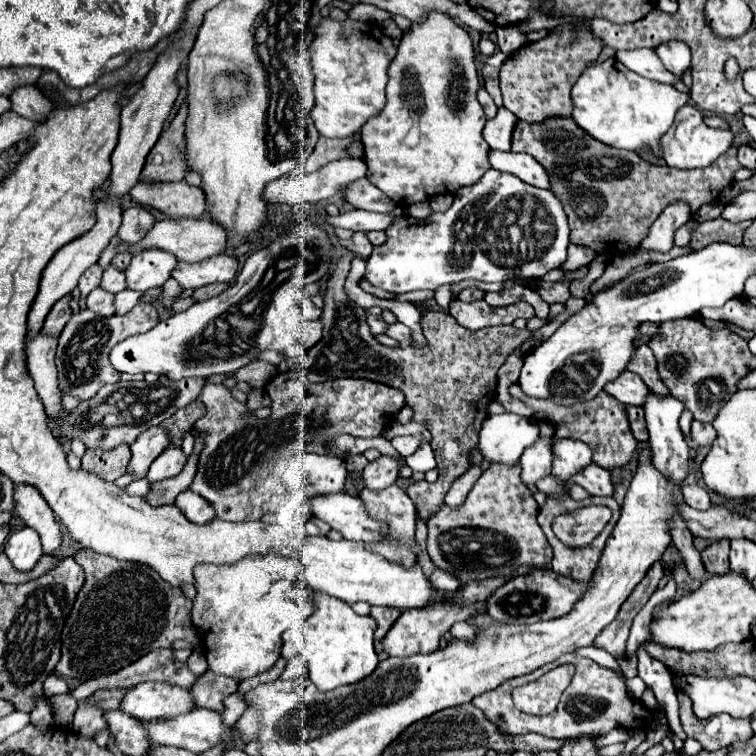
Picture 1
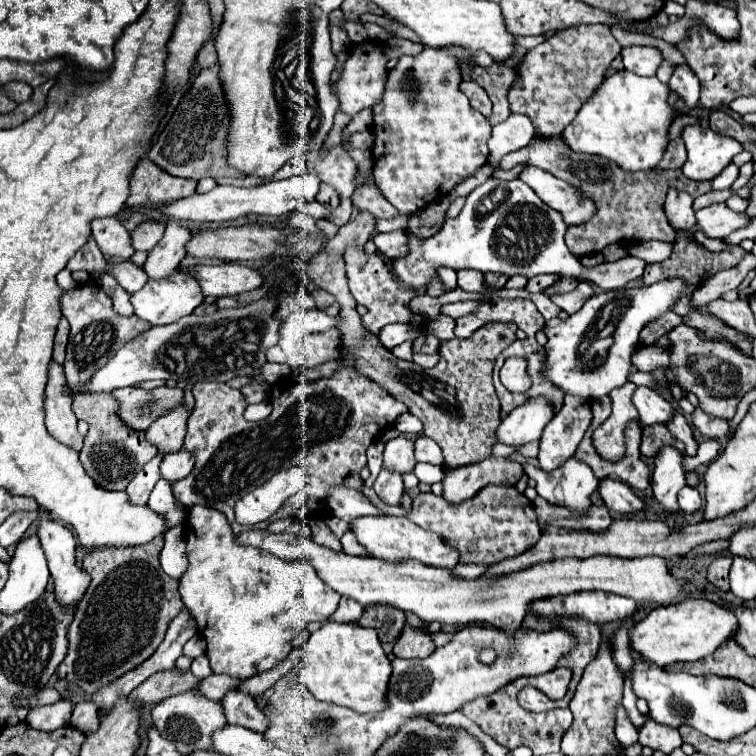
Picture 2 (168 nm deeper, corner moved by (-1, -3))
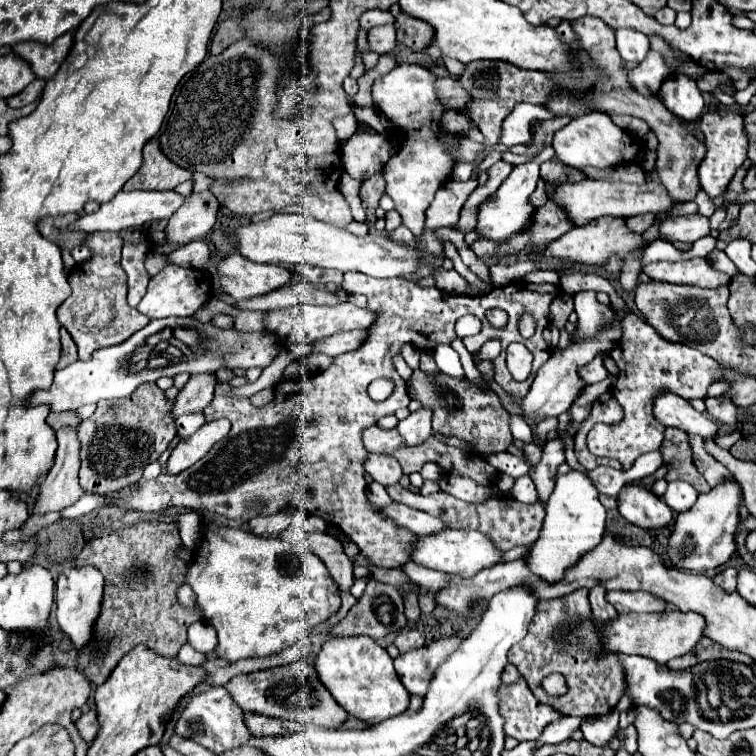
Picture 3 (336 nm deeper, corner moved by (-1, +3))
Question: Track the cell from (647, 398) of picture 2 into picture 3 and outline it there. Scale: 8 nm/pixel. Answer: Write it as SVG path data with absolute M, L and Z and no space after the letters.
M660 393L654 397L652 415L666 427L676 427L686 433L698 433L704 439L714 439L718 433L718 423L708 415L698 413L690 403L674 393Z

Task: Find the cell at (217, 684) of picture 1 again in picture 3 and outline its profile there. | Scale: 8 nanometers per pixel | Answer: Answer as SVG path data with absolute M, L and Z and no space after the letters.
M244 713L244 723L250 729L252 735L258 737L272 737L272 735L282 735L288 733L286 725L282 719L276 717L266 717L266 715L258 715L258 713Z

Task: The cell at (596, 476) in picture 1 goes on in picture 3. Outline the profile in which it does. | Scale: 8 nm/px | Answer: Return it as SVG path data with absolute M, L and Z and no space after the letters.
M628 483L618 493L618 511L624 519L644 529L664 527L672 521L672 509L652 491Z

